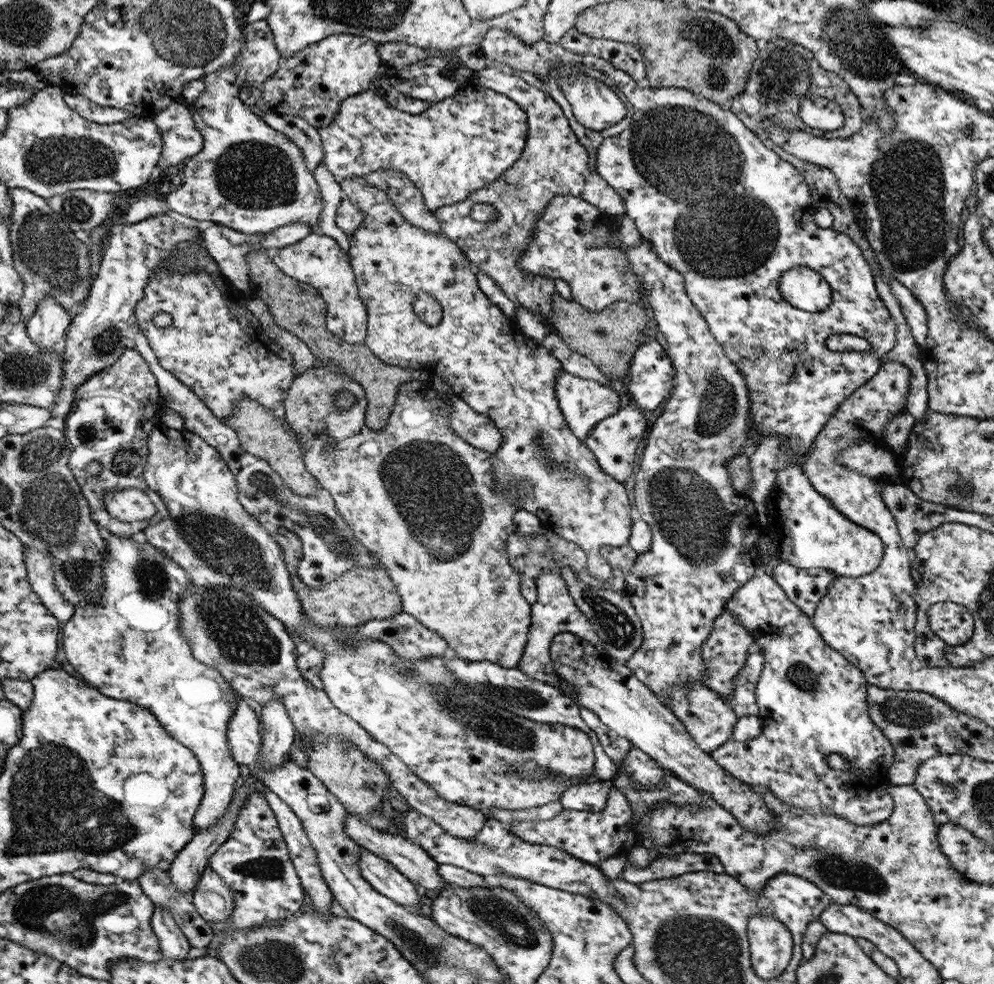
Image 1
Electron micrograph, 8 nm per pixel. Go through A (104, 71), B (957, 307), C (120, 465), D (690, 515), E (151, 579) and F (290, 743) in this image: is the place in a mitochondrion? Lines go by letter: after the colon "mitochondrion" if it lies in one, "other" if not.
A: other
B: other
C: mitochondrion
D: mitochondrion
E: mitochondrion
F: other

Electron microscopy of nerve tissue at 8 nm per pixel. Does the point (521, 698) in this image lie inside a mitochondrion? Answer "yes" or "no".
yes

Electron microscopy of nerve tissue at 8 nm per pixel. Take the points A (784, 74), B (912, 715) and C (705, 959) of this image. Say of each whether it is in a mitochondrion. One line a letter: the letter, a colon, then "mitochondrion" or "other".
A: mitochondrion
B: mitochondrion
C: mitochondrion

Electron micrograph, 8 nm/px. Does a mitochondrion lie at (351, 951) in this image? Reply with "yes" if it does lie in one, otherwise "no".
no

